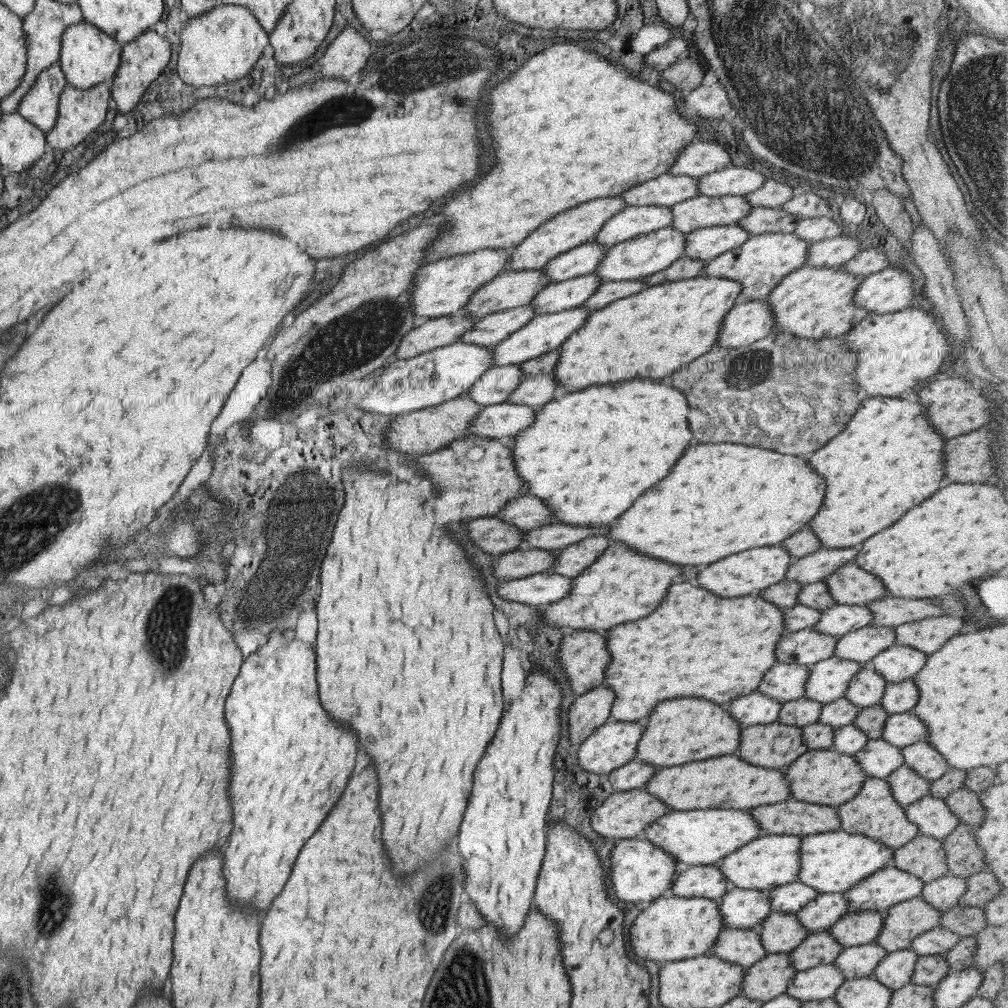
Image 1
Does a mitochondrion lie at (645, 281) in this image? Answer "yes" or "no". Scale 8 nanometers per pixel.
no

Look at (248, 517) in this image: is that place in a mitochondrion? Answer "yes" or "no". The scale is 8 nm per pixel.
no

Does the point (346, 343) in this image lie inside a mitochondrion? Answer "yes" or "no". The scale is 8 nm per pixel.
yes

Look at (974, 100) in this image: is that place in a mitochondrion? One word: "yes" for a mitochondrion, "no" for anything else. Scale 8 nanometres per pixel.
yes

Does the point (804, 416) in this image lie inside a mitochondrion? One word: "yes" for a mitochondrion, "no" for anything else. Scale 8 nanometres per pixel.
yes

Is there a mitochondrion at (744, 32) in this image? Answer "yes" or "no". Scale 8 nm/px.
yes

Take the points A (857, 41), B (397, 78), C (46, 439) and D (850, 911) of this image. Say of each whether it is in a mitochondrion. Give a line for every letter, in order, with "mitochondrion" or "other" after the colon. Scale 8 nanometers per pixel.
A: mitochondrion
B: mitochondrion
C: other
D: other

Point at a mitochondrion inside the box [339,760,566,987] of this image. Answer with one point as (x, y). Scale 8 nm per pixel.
(434, 906)

